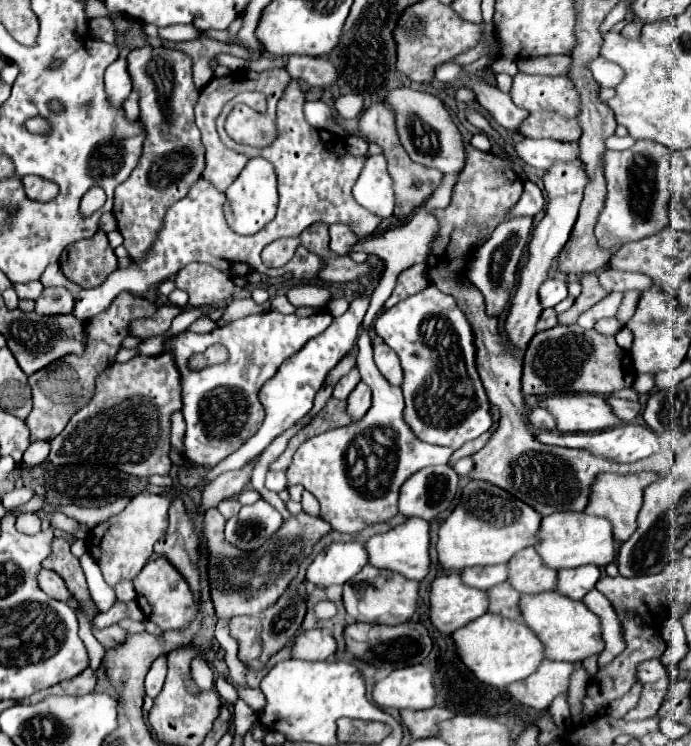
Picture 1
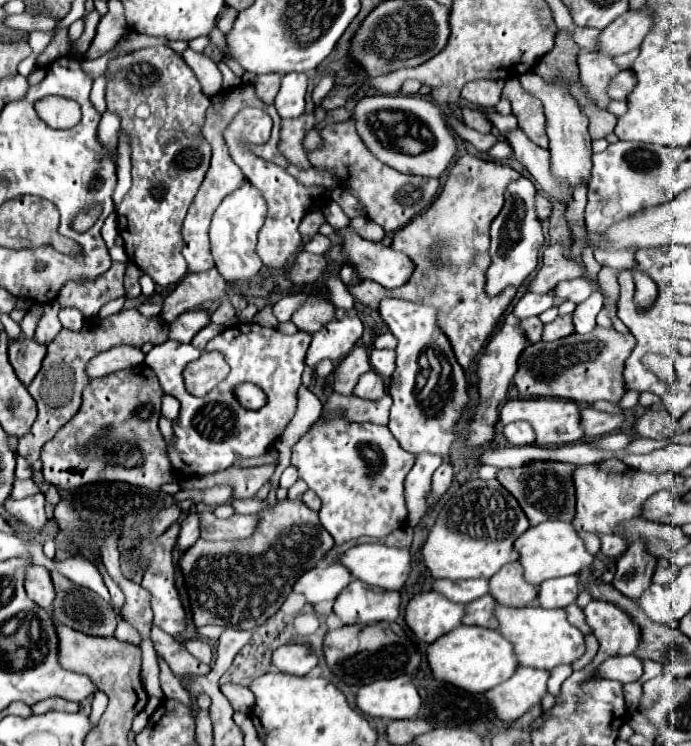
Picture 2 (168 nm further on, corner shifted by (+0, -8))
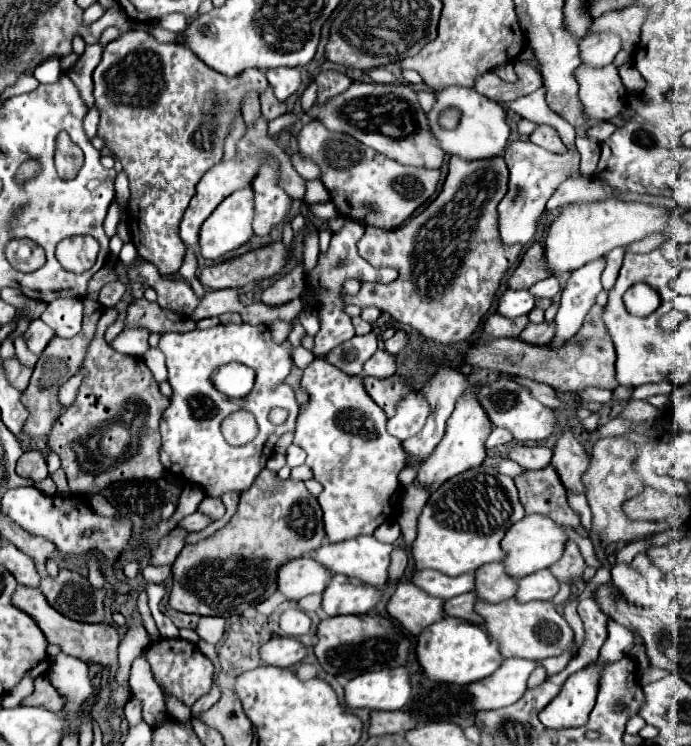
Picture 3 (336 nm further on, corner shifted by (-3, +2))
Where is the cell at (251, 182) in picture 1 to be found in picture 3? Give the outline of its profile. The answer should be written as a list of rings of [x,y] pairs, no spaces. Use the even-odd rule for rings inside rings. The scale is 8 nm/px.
[[[243,188],[243,190],[233,192],[227,200],[223,200],[215,208],[215,212],[209,216],[209,220],[205,224],[201,224],[199,254],[207,260],[219,260],[227,252],[239,248],[241,244],[245,244],[253,236],[251,222],[253,222],[253,190]]]

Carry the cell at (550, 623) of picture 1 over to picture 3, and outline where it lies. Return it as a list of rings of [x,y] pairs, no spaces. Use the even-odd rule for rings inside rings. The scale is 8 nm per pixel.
[[[477,600],[477,614],[483,616],[485,620],[485,630],[497,640],[499,652],[503,658],[525,658],[525,660],[535,660],[541,662],[549,656],[559,656],[565,648],[571,646],[573,642],[573,630],[567,624],[567,620],[557,612],[557,608],[551,602],[525,602],[517,604],[515,600],[505,600],[499,604],[489,604],[483,600]]]

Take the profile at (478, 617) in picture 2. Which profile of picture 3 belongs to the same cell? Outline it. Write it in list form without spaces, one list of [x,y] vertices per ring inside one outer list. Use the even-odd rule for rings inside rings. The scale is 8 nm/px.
[[[465,592],[457,598],[449,598],[443,602],[443,608],[445,608],[445,614],[447,616],[453,616],[453,618],[459,618],[459,620],[465,620],[465,622],[471,622],[471,624],[481,624],[481,616],[473,610],[477,602],[477,596],[475,592]]]

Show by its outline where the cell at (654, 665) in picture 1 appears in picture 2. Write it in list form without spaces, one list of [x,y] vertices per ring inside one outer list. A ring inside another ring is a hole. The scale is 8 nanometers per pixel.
[[[616,656],[616,658],[608,658],[600,666],[600,674],[602,678],[612,678],[612,680],[620,680],[622,684],[628,684],[628,682],[640,682],[644,668],[642,668],[642,660],[636,656]]]

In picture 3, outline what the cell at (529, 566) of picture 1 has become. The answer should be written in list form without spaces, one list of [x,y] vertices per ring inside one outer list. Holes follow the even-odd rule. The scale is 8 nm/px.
[[[493,562],[477,568],[473,592],[477,592],[477,598],[485,602],[503,602],[513,598],[517,592],[517,582],[505,572],[503,562]]]

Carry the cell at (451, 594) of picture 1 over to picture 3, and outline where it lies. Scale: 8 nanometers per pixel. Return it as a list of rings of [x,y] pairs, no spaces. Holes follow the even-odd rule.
[[[409,582],[397,584],[387,602],[387,612],[411,634],[419,634],[423,628],[445,616],[443,600],[425,594],[421,588]]]

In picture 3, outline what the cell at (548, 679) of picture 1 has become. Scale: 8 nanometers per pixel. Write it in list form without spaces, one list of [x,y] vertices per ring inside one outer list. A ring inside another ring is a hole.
[[[505,658],[501,668],[491,676],[467,686],[471,706],[475,710],[495,710],[515,704],[527,690],[527,678],[537,662],[521,658]]]

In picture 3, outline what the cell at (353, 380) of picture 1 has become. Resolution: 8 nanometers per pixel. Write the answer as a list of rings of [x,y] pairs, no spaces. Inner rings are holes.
[[[369,332],[365,336],[353,336],[345,344],[333,348],[325,356],[325,360],[337,366],[339,370],[343,370],[345,374],[361,374],[363,364],[375,354],[377,348],[379,348],[379,340],[373,332]]]

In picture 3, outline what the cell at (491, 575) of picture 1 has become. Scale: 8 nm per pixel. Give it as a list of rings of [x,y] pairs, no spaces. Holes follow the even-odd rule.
[[[419,570],[411,576],[411,582],[423,592],[441,600],[473,590],[473,574],[447,576],[447,574],[441,574],[439,570]]]

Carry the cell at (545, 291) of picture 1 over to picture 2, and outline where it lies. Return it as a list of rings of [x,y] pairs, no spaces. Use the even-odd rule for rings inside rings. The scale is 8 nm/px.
[[[526,292],[518,304],[514,306],[514,314],[518,318],[530,318],[530,316],[540,316],[544,310],[554,306],[554,294],[534,294]]]

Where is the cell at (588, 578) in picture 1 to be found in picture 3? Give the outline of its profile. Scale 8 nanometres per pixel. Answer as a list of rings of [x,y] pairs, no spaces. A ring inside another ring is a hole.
[[[549,570],[535,572],[533,576],[525,576],[517,580],[517,602],[531,602],[531,600],[551,600],[559,590],[557,578]]]

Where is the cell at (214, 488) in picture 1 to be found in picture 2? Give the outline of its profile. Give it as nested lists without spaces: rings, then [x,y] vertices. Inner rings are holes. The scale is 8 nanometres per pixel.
[[[190,512],[184,520],[182,520],[182,530],[178,536],[178,548],[186,550],[190,548],[198,538],[200,538],[200,512]]]

